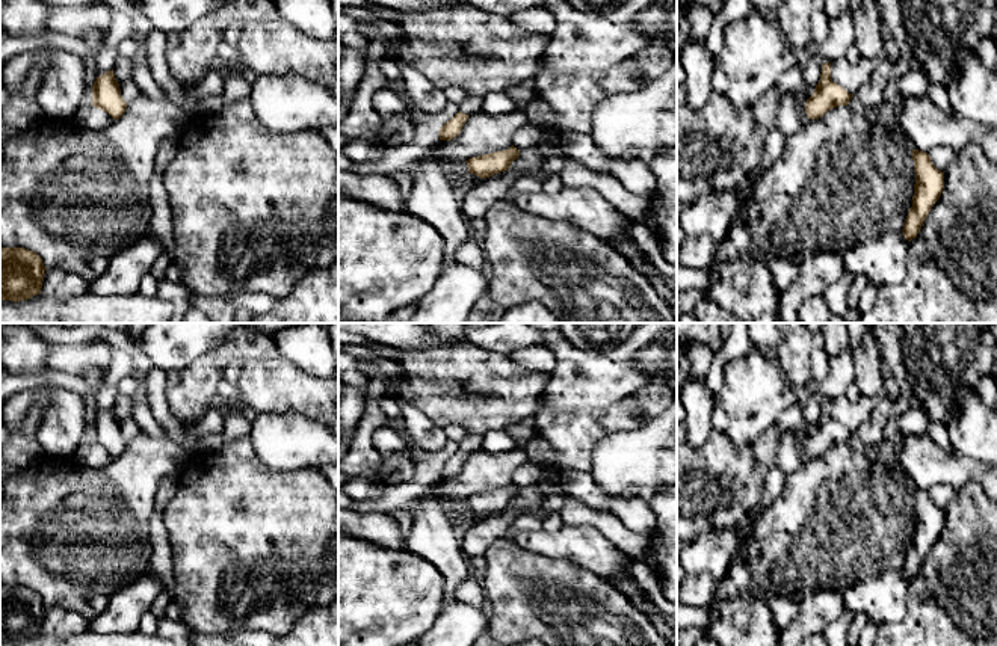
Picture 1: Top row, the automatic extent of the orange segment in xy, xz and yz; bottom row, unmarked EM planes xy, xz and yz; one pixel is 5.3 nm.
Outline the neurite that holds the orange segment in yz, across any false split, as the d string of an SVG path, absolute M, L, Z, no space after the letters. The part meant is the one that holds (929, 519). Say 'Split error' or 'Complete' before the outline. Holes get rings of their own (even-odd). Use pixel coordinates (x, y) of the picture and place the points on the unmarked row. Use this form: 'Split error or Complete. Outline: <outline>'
Complete. Outline: M912 488L915 522L912 545L903 563L903 575L912 578L921 568L934 542L940 537L944 527L944 510L937 507L928 491Z

